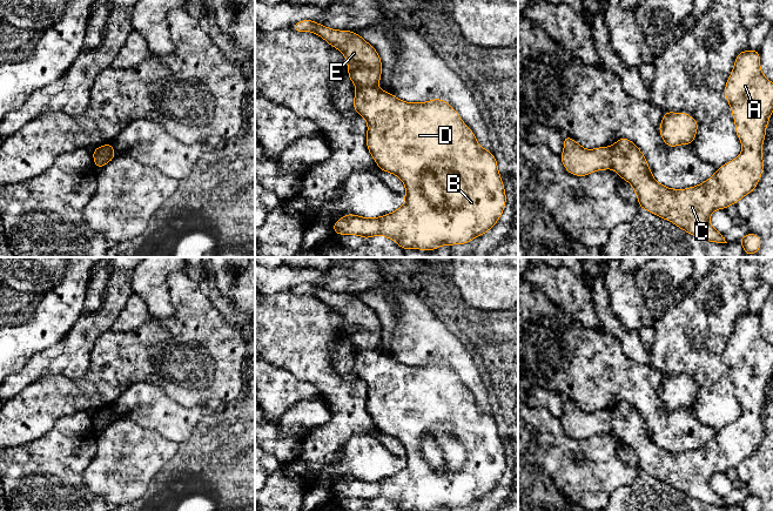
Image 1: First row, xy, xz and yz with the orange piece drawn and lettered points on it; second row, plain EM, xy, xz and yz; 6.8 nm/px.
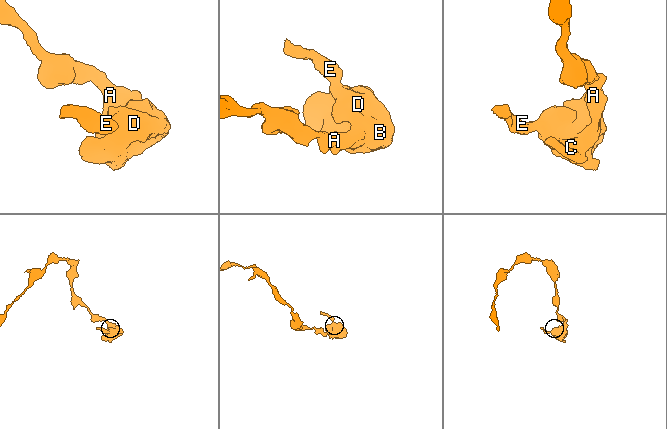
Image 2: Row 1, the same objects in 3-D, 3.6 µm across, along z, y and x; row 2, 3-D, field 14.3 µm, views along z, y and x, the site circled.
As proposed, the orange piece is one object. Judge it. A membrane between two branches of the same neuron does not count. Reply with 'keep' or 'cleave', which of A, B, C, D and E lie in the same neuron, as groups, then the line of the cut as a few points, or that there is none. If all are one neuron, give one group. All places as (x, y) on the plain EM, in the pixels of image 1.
cleave; groups A B C D / E; cut xz (376, 349), (360, 349), (356, 351)

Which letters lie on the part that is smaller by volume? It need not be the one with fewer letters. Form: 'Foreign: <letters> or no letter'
Foreign: E

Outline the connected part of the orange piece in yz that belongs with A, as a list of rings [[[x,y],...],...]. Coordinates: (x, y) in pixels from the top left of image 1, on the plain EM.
[[[759,314],[740,315],[733,328],[733,334],[725,349],[725,359],[731,369],[735,385],[735,396],[742,408],[738,421],[722,428],[705,445],[686,451],[671,452],[658,446],[640,412],[629,402],[621,401],[611,411],[612,432],[634,452],[638,468],[661,482],[665,482],[694,500],[715,506],[727,506],[724,497],[710,486],[711,477],[717,472],[726,472],[731,468],[752,456],[762,437],[762,406],[766,390],[773,376],[773,345],[761,335]]]

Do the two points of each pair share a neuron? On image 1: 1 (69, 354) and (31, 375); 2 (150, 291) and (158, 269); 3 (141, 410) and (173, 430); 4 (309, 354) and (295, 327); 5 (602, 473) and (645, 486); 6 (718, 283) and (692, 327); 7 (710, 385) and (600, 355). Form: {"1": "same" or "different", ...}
{"1": "same", "2": "same", "3": "same", "4": "same", "5": "different", "6": "same", "7": "different"}

